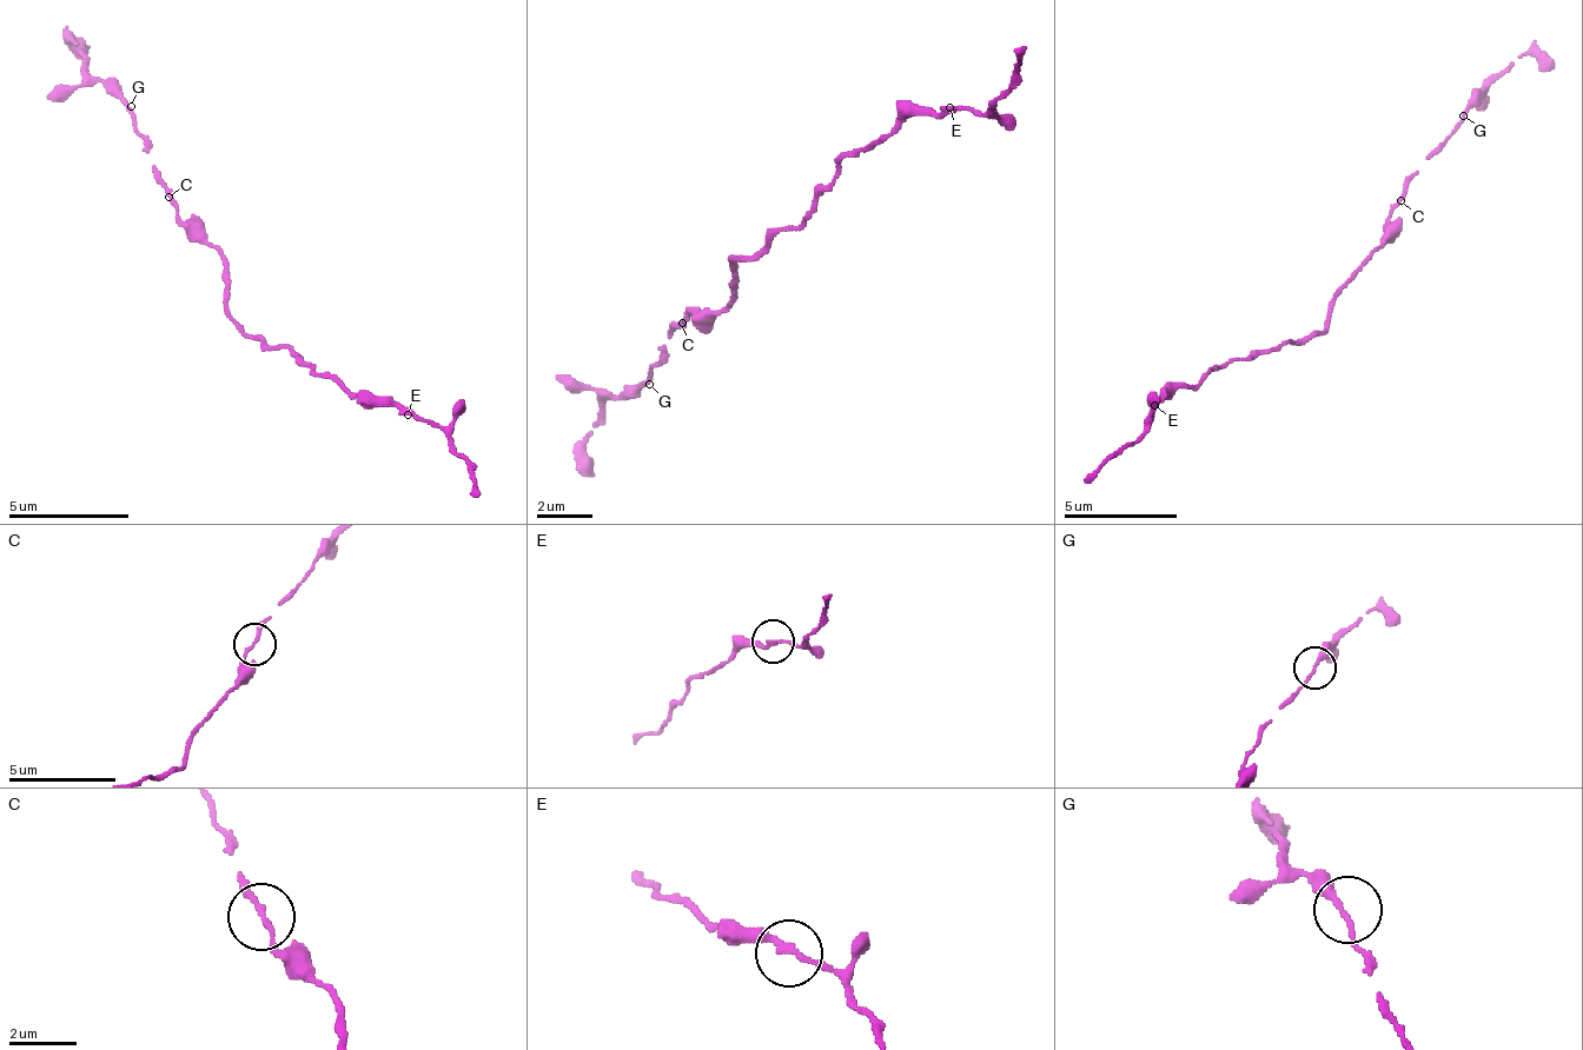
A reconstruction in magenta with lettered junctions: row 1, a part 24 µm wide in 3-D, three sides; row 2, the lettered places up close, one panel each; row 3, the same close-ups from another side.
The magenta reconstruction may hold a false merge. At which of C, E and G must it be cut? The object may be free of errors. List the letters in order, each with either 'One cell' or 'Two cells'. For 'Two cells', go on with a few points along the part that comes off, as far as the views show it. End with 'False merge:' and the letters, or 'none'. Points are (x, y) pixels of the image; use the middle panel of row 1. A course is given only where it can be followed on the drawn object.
C: One cell
E: One cell
G: One cell
False merge: none

